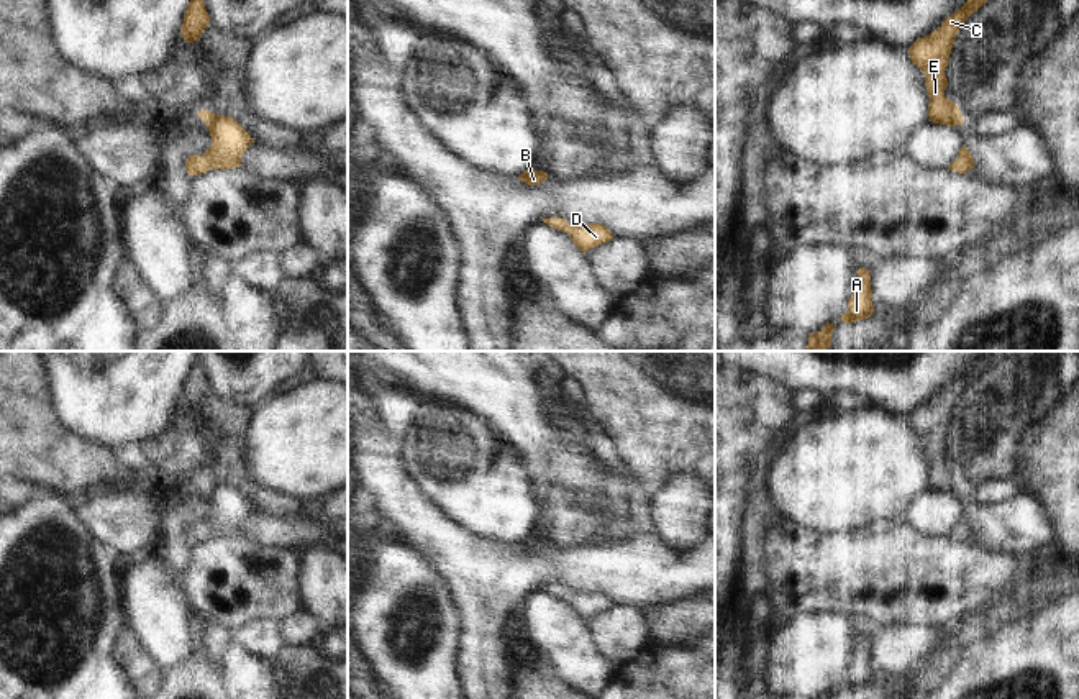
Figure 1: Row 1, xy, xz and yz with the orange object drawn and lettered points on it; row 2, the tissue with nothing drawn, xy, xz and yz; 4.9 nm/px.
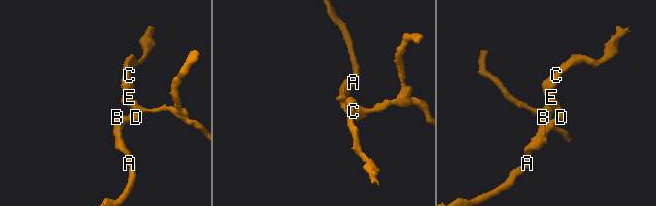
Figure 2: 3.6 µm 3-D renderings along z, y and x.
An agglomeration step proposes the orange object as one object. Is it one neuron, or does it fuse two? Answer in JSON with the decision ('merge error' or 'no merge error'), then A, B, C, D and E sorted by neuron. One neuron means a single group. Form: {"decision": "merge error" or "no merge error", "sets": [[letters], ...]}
{"decision": "no merge error", "sets": [["A", "B", "C", "D", "E"]]}

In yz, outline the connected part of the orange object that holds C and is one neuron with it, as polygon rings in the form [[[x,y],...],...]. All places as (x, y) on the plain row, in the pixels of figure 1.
[[[986,351],[982,359],[972,361],[967,369],[948,384],[941,394],[925,405],[918,405],[910,415],[912,430],[925,441],[925,453],[930,464],[930,489],[954,494],[963,492],[964,486],[959,474],[945,464],[948,446],[945,438],[961,392],[982,372],[994,358],[1013,358],[1023,351]]]

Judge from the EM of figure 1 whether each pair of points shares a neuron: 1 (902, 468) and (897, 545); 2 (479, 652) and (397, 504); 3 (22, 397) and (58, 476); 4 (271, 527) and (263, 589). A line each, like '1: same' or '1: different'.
1: different
2: same
3: same
4: different

